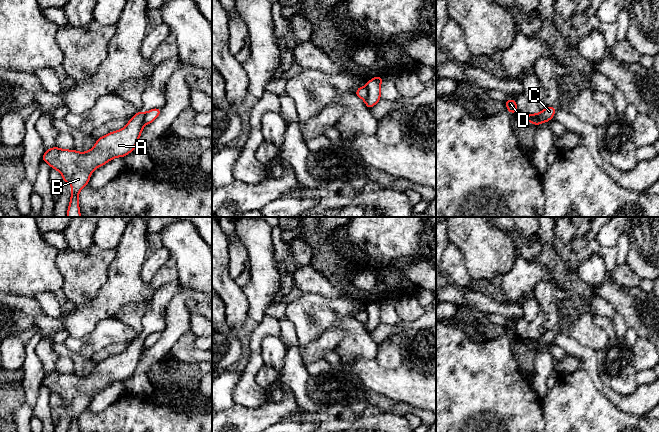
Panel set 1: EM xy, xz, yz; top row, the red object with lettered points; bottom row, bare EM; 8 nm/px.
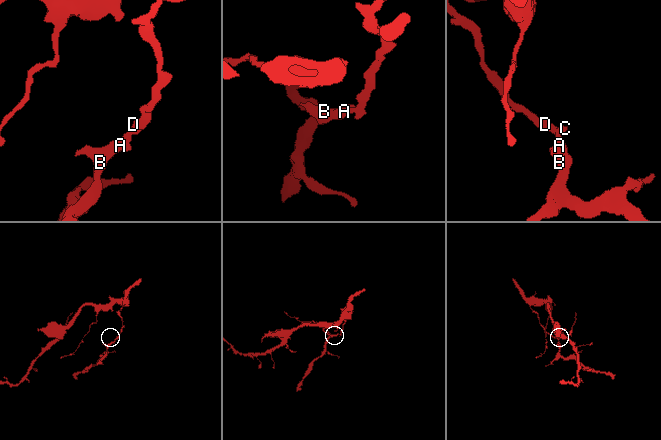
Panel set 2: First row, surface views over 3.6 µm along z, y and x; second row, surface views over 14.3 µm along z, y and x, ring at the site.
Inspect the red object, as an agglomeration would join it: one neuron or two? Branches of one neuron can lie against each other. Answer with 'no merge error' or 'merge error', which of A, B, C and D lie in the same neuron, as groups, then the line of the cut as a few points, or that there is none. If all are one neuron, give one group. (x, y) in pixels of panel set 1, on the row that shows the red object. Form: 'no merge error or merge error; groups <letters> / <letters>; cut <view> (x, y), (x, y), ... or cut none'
merge error; groups A B / C D; cut xz (366, 87), (367, 94), (364, 99)

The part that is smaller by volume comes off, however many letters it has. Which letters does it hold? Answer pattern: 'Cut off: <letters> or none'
Cut off: A, B

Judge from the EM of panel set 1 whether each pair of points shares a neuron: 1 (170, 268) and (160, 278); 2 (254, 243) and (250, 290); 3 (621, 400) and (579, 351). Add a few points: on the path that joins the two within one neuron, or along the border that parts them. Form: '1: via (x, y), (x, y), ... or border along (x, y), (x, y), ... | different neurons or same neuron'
1: via (168, 270), (162, 276) | same neuron
2: via (258, 255), (258, 278) | same neuron
3: via (608, 392), (596, 380), (589, 364) | same neuron

